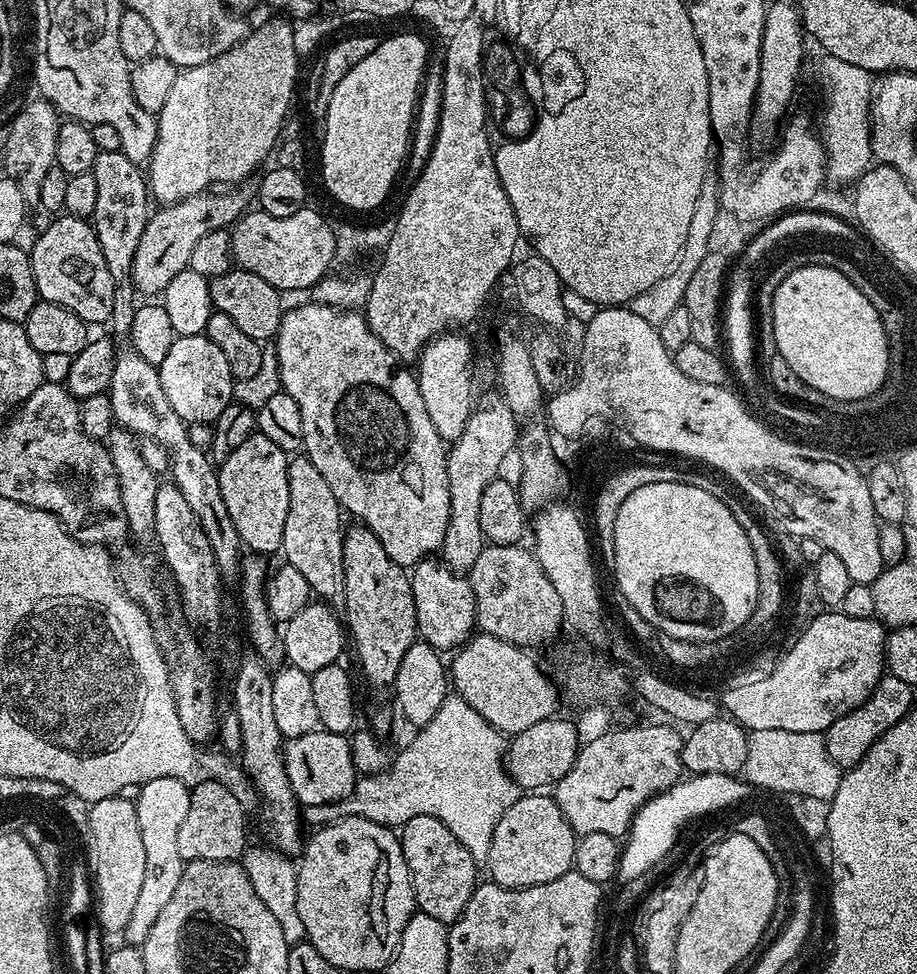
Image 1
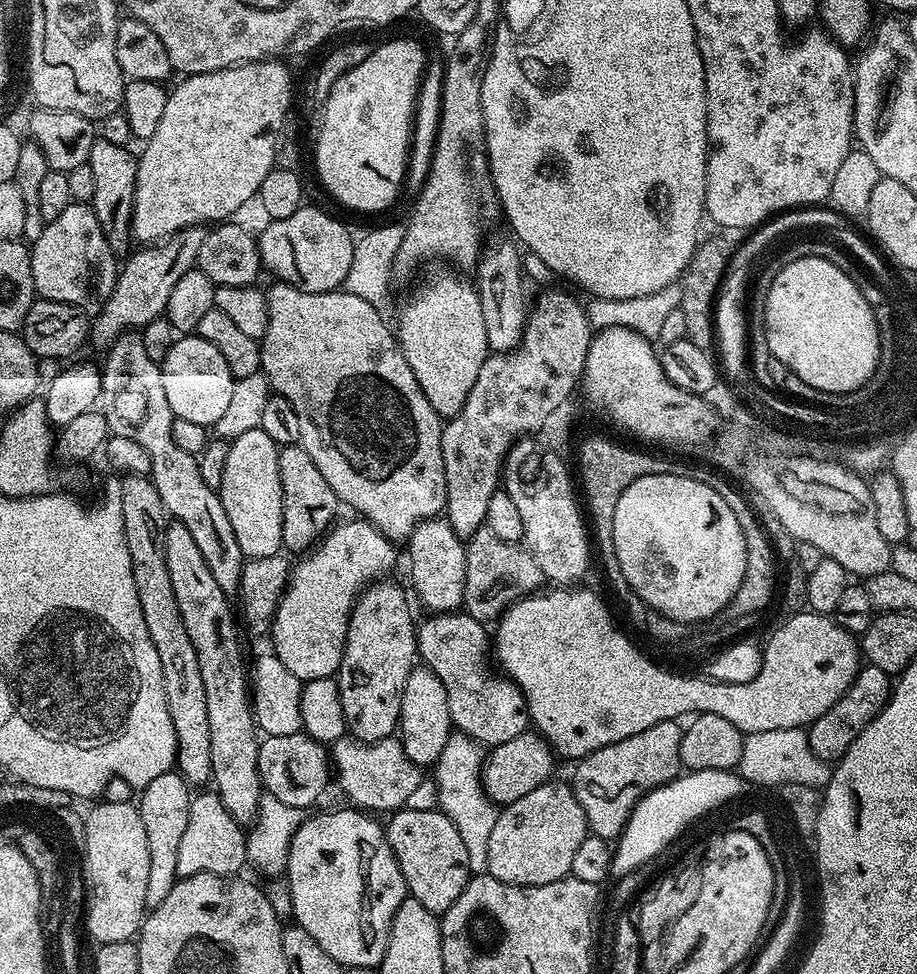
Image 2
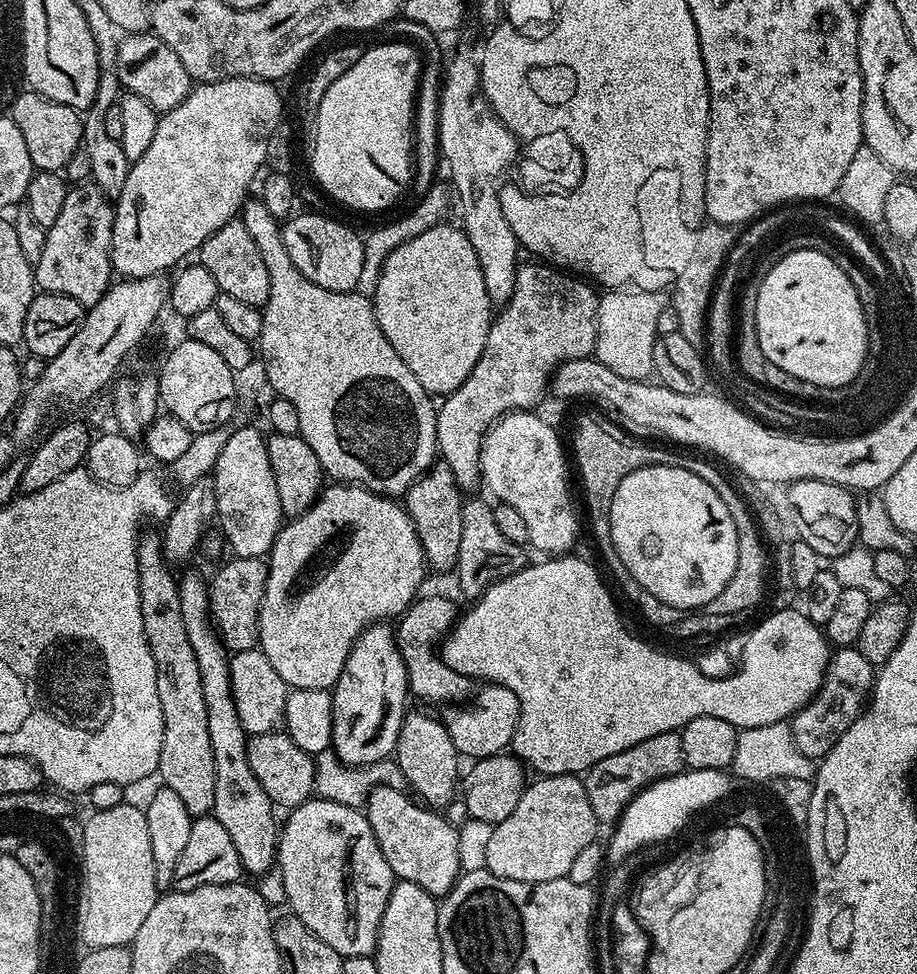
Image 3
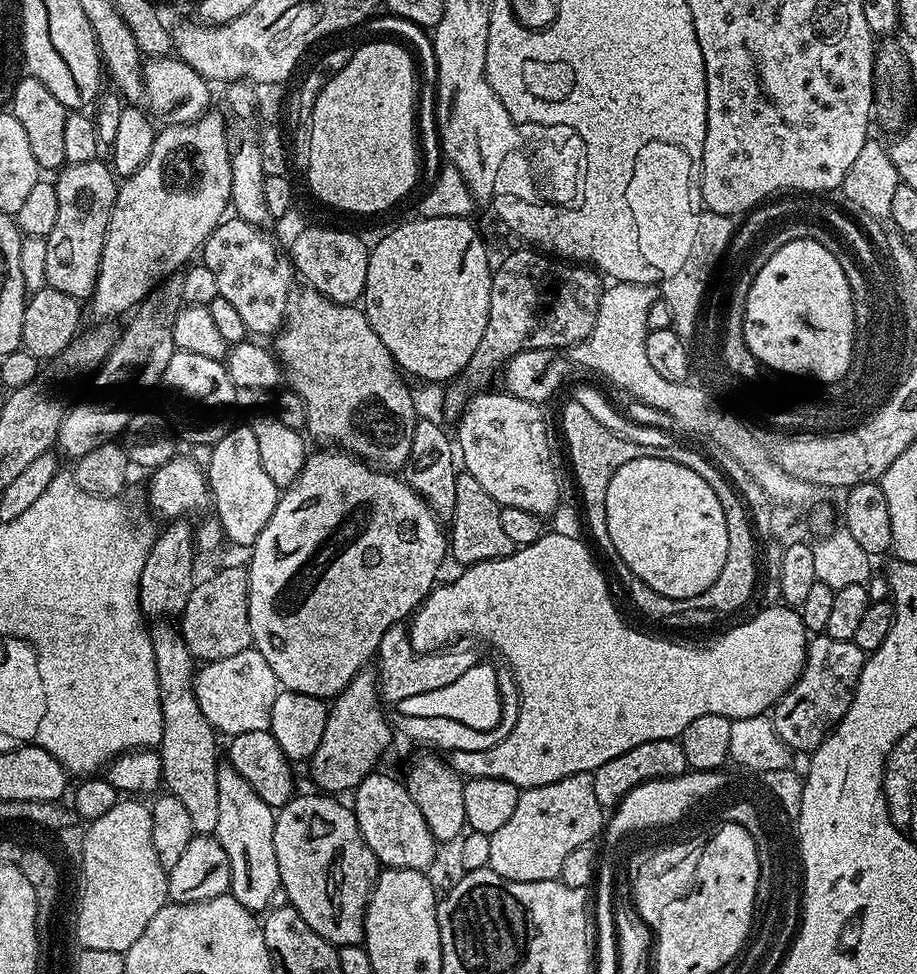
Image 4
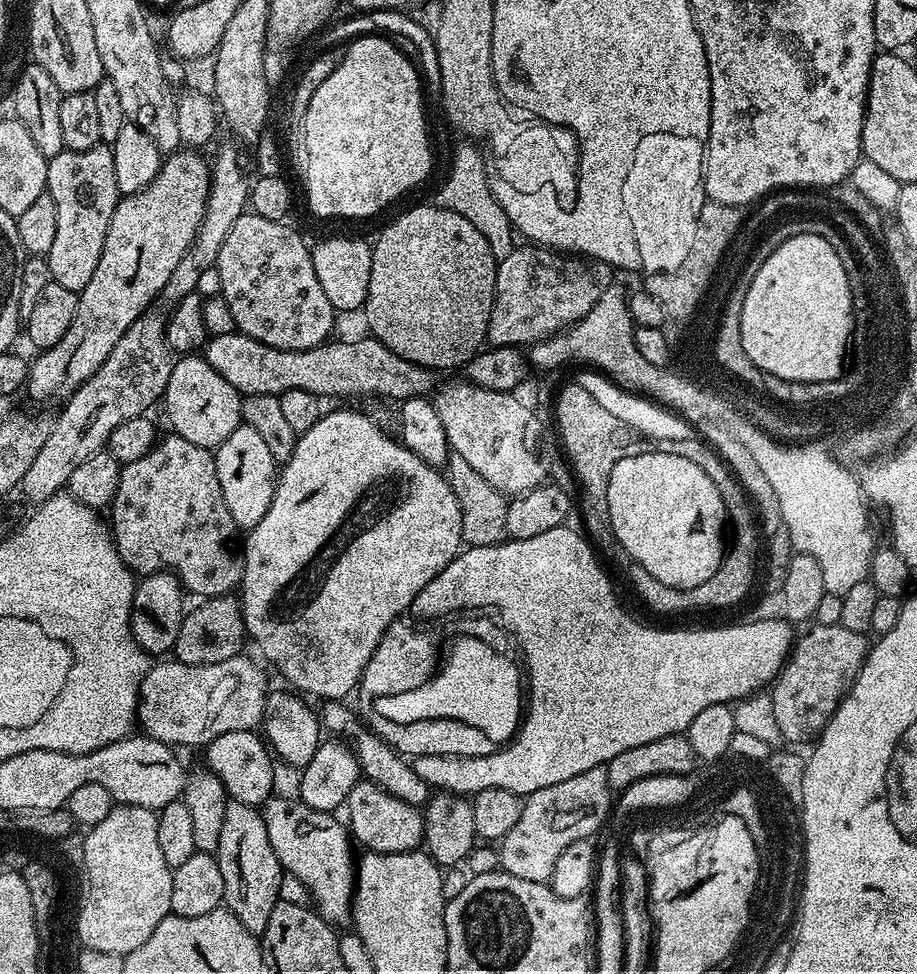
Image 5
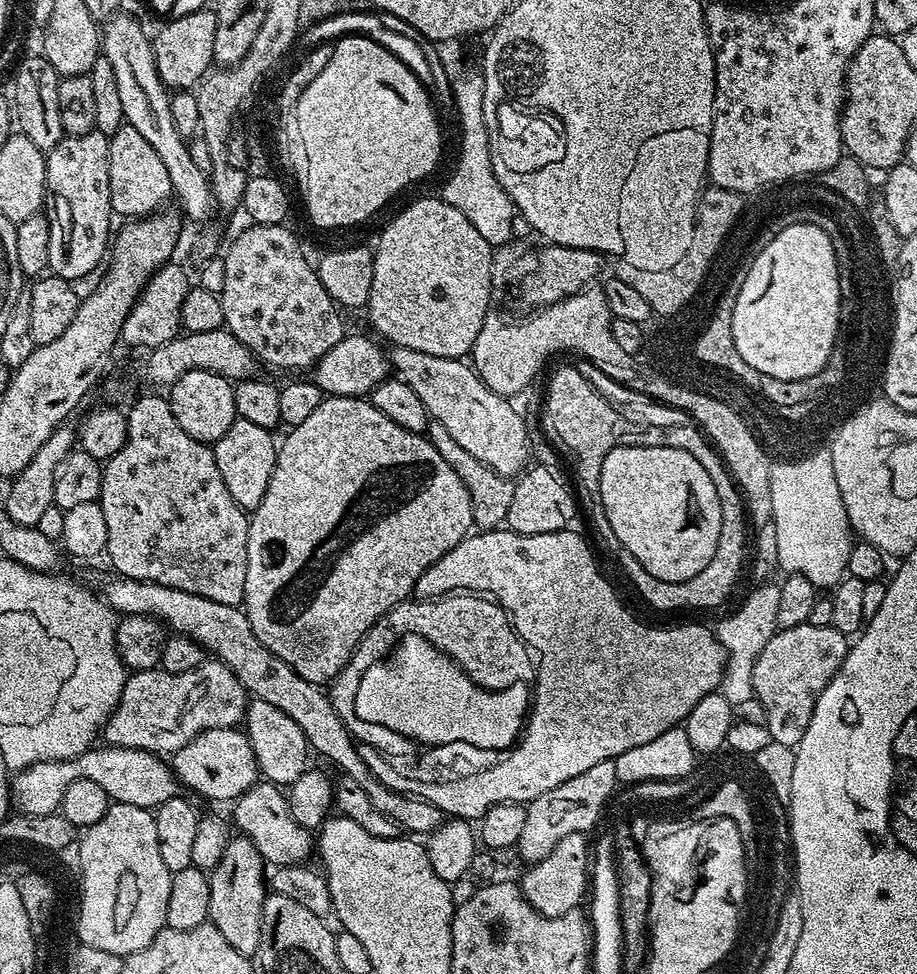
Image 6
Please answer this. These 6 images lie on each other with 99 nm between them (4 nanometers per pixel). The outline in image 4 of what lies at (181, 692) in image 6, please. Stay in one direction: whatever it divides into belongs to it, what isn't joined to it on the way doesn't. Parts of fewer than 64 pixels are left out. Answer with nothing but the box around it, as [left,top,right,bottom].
[194,646,282,738]

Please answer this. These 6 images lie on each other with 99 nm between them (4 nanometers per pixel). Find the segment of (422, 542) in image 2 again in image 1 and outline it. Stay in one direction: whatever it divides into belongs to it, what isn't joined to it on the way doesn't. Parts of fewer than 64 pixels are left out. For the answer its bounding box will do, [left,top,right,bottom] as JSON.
[410,558,477,650]

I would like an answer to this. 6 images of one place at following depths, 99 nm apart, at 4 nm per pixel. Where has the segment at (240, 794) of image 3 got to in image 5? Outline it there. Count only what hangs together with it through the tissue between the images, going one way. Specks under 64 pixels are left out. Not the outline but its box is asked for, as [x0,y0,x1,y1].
[214,799,282,934]

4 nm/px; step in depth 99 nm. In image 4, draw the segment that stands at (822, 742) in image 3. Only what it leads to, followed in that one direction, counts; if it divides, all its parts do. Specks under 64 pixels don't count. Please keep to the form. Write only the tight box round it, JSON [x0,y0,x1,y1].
[770,634,866,754]

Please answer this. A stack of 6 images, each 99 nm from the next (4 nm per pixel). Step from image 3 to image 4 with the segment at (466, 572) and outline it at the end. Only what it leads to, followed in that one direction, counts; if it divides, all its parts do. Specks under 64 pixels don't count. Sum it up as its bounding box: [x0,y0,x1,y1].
[450,470,518,566]

